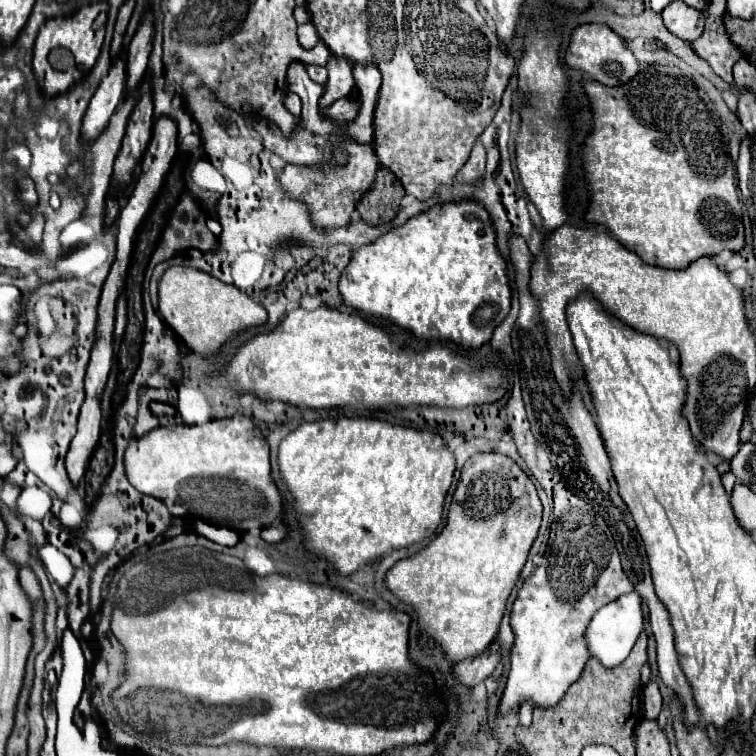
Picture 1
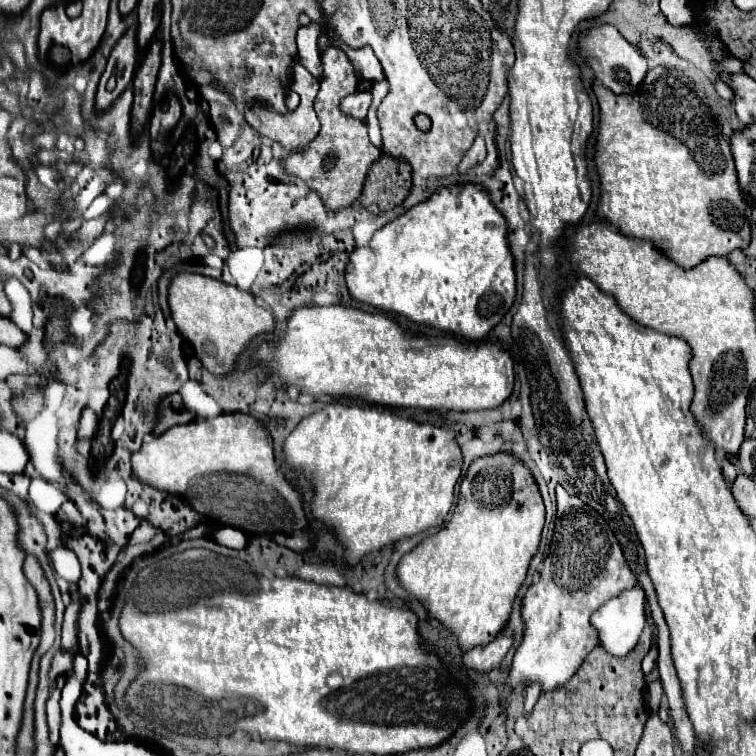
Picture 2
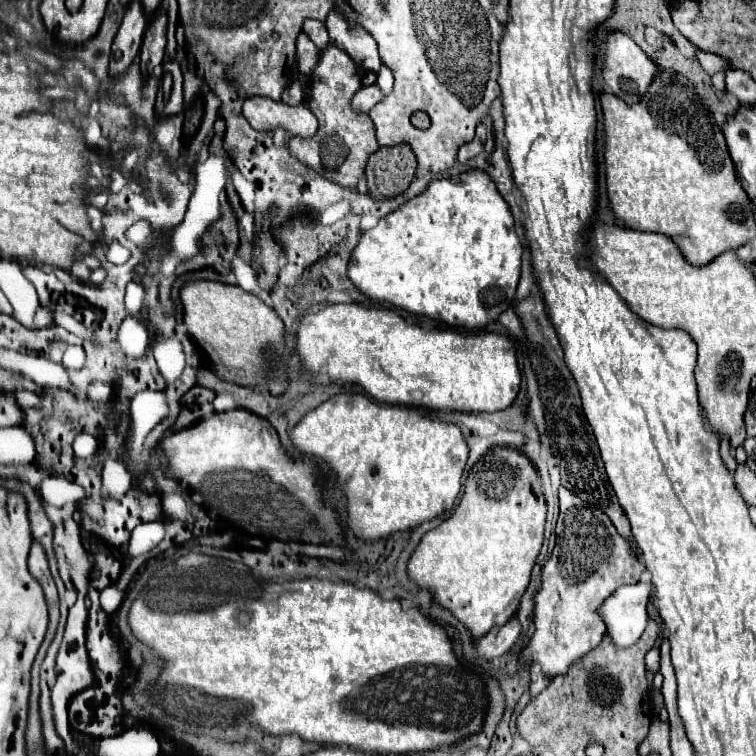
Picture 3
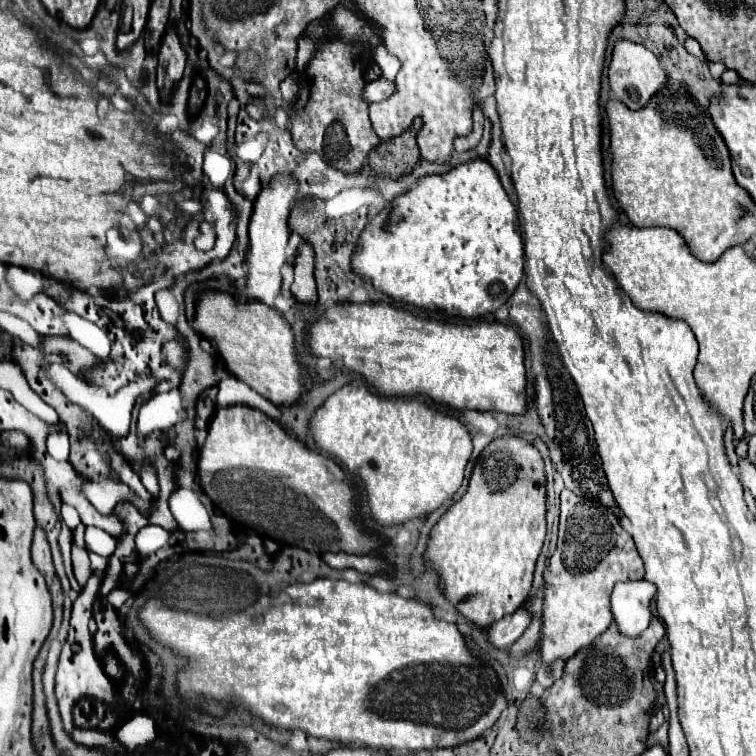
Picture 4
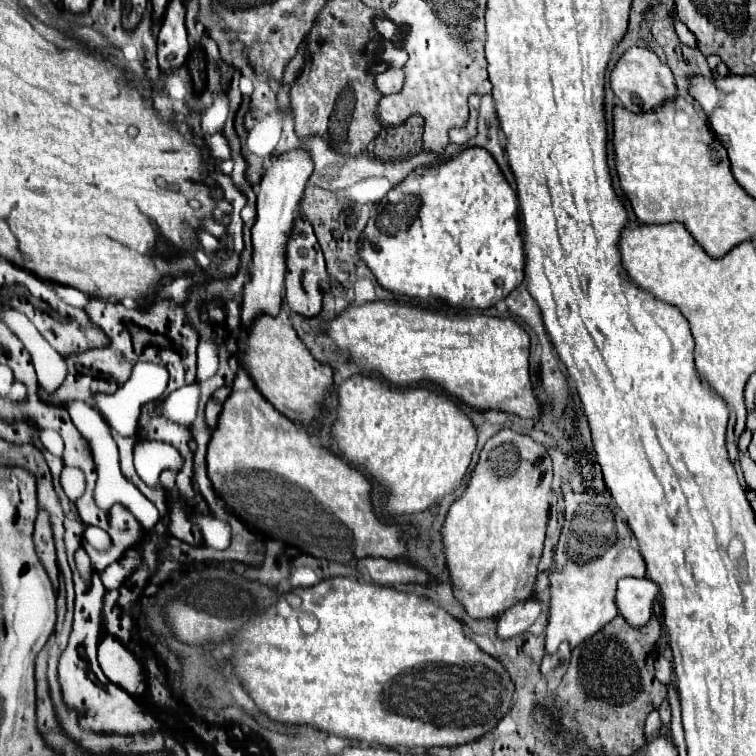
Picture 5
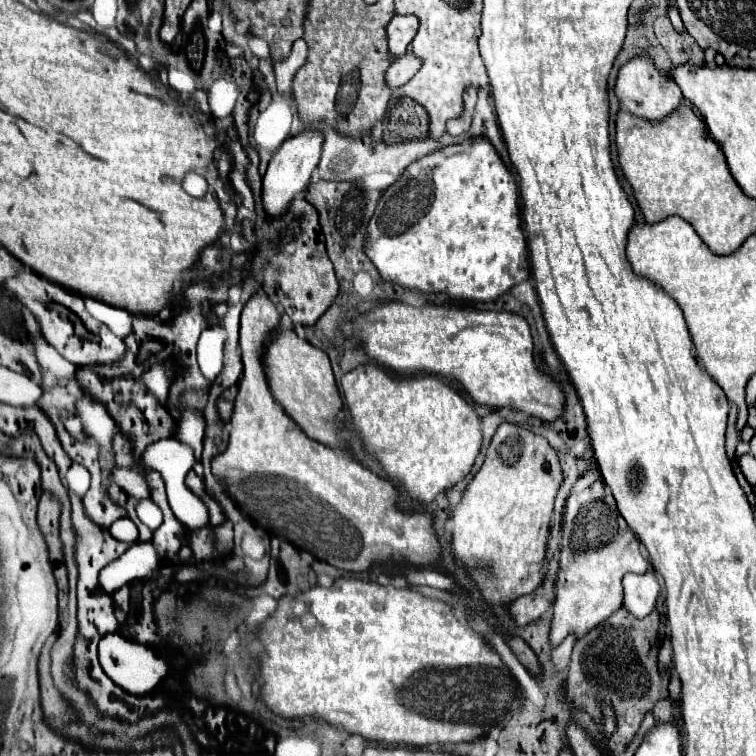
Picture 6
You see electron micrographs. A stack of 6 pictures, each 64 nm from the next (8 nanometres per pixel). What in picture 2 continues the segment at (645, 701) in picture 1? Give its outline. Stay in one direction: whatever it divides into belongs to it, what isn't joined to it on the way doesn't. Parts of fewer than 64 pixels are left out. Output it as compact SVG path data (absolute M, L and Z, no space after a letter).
M656 680L656 682L652 682L650 686L648 686L648 704L650 704L650 708L652 708L652 712L658 712L658 702L660 702L660 696L662 696L662 684L660 684L660 680Z

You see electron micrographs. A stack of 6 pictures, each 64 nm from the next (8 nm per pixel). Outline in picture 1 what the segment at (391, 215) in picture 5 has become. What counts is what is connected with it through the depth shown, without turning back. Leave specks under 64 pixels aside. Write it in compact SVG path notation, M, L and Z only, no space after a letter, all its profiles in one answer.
M472 198L432 206L408 218L402 226L378 236L372 244L358 248L342 272L340 292L348 306L366 316L388 318L412 330L422 340L448 340L466 350L476 350L490 340L494 328L508 316L512 300L508 264L496 248L492 216Z

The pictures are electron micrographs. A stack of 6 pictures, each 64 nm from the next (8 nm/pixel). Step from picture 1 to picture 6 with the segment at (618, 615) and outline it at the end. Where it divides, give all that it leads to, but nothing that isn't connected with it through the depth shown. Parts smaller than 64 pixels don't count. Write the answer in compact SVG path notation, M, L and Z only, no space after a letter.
M654 572L624 576L624 608L636 618L648 616L660 596L660 582Z

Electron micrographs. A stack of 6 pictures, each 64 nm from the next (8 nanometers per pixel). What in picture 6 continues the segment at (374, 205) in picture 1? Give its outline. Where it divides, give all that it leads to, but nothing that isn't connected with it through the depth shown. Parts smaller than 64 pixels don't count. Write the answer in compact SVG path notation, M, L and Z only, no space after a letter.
M400 98L394 106L390 106L384 114L384 140L394 142L400 138L424 136L428 132L428 112L416 100Z

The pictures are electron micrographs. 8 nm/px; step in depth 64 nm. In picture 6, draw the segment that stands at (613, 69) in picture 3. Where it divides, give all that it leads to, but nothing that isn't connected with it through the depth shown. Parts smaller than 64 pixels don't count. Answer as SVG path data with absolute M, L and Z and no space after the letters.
M640 56L628 60L628 64L624 64L622 70L618 72L616 96L624 110L628 110L630 114L634 114L642 120L648 120L648 122L662 122L682 104L680 88L664 72L656 70L650 58L640 58Z

